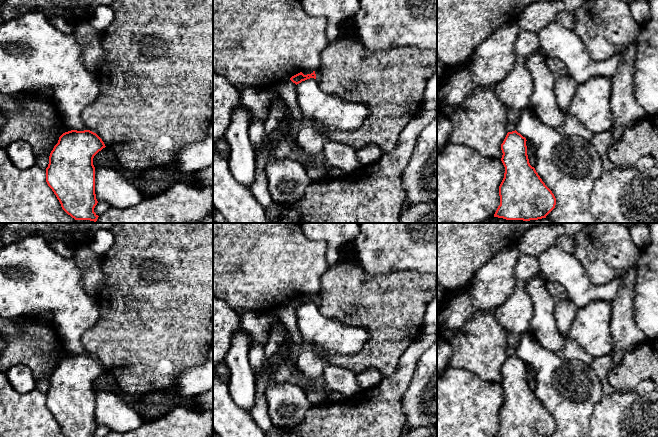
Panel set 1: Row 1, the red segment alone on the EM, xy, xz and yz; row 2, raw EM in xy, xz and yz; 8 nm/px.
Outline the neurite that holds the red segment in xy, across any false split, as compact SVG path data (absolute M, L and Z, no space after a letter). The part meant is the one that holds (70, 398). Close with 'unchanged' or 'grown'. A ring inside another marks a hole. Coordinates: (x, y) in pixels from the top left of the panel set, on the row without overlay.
M90 354L63 357L49 380L46 406L66 437L95 437L94 380L105 372Z; unchanged

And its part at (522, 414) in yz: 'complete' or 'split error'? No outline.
complete

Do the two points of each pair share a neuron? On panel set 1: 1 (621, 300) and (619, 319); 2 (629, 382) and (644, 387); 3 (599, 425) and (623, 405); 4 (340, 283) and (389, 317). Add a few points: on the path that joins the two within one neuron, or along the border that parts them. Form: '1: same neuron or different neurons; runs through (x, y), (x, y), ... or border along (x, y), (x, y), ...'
1: same neuron; runs through (621, 305), (621, 314)
2: different neurons; border along (647, 379), (639, 382), (632, 389)
3: same neuron; runs through (605, 423), (617, 411)
4: same neuron; runs through (352, 292), (359, 299), (371, 301), (377, 305)

